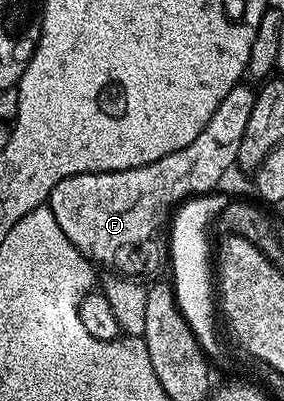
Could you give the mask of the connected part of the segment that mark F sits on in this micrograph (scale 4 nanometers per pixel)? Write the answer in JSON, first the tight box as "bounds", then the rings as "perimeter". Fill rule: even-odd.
{"bounds":[48,82,255,278],"perimeter":[[[239,82],[235,88],[228,90],[224,102],[216,106],[216,114],[184,146],[184,150],[176,150],[172,154],[164,154],[164,158],[156,158],[156,162],[148,162],[148,166],[140,166],[132,170],[119,172],[85,172],[72,178],[64,178],[64,182],[56,182],[52,190],[48,207],[56,214],[56,223],[64,230],[64,238],[80,250],[95,265],[110,268],[111,273],[125,278],[143,278],[154,276],[165,269],[168,264],[168,221],[178,205],[194,196],[204,196],[215,191],[218,183],[226,176],[226,171],[237,165],[240,154],[240,138],[244,138],[244,129],[248,126],[248,117],[252,114],[255,89],[249,88],[246,82]]]}

